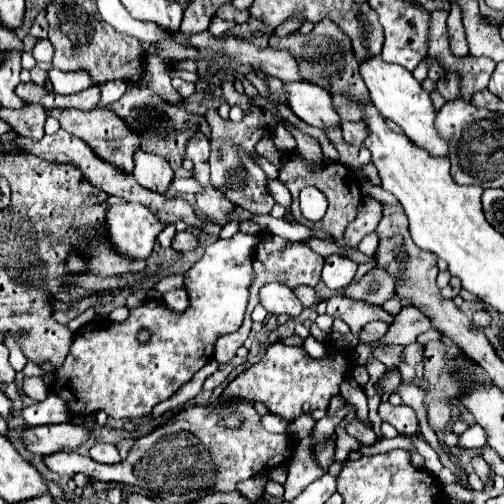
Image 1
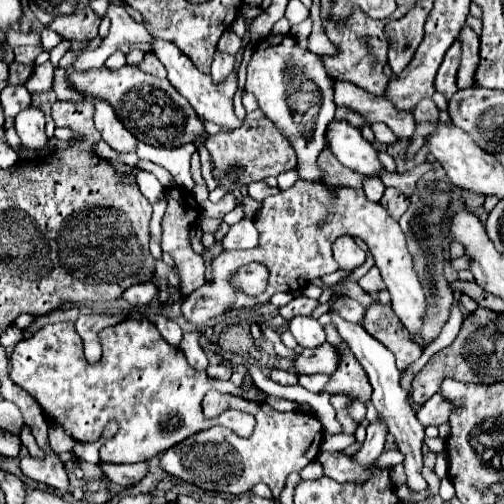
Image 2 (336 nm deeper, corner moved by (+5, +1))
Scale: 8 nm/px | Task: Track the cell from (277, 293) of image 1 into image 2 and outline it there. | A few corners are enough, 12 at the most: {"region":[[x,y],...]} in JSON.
{"region":[[314,317],[290,319],[300,347],[316,349],[326,341]]}

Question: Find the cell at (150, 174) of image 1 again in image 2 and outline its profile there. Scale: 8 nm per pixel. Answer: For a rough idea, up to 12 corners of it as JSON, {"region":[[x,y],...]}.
{"region":[[94,99],[94,125],[116,153],[134,153],[136,137],[104,99]]}

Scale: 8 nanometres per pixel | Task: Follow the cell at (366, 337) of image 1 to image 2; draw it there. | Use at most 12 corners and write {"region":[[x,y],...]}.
{"region":[[346,295],[330,307],[352,323],[362,321],[364,307]]}

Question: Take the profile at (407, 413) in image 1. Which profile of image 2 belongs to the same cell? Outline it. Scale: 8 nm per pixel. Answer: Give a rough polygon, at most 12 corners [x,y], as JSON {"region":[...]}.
{"region":[[440,391],[418,411],[418,421],[428,425],[448,423],[454,405]]}

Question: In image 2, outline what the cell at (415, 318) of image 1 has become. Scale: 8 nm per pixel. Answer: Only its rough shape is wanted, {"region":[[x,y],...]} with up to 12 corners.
{"region":[[330,343],[294,359],[298,375],[334,373],[338,349]]}

